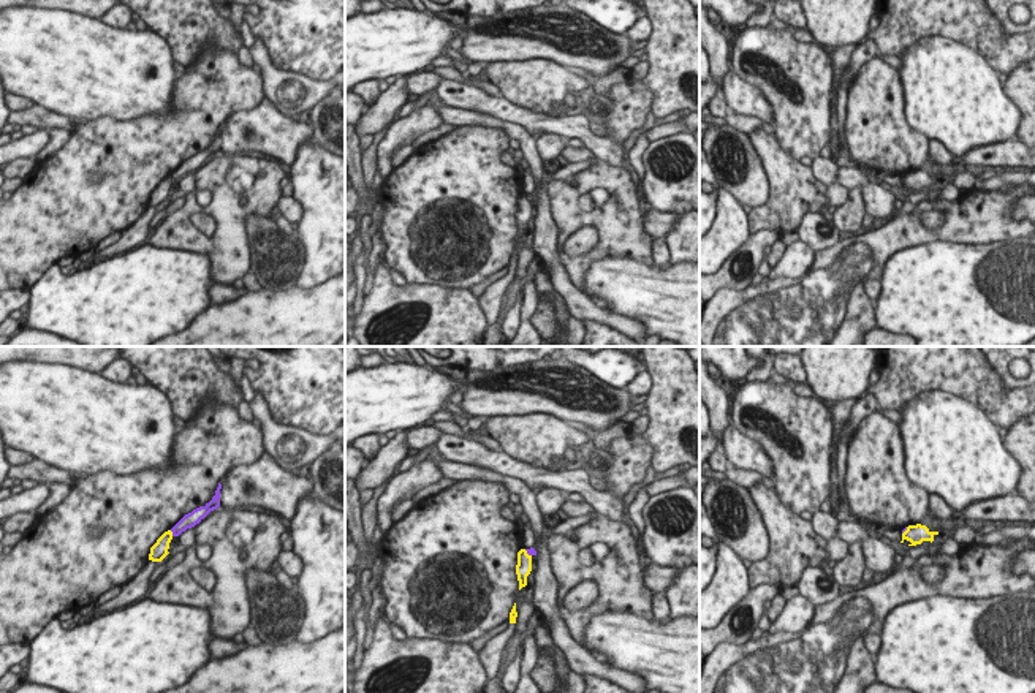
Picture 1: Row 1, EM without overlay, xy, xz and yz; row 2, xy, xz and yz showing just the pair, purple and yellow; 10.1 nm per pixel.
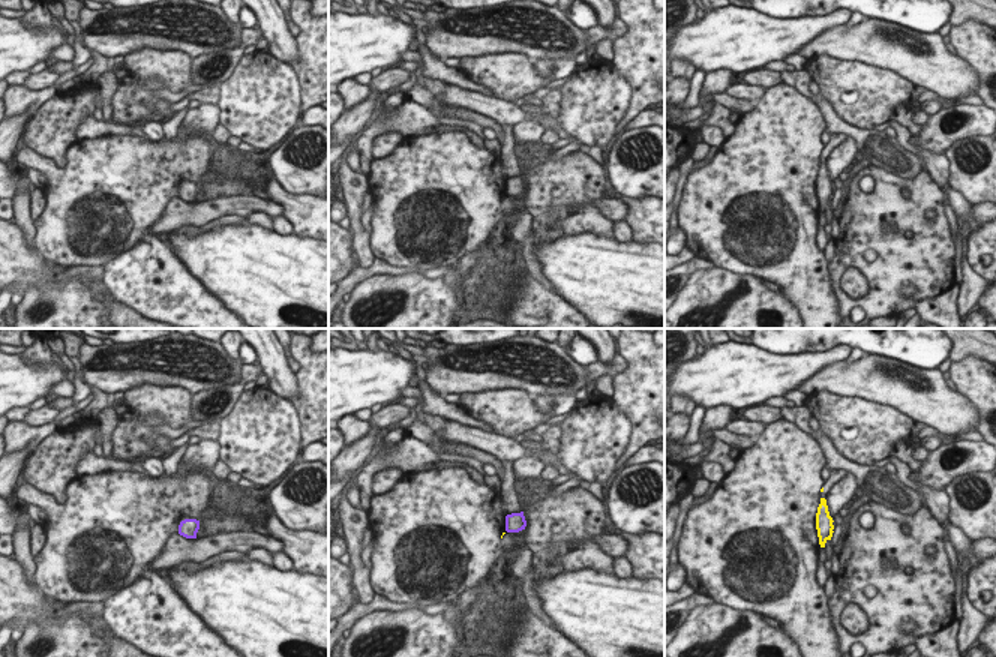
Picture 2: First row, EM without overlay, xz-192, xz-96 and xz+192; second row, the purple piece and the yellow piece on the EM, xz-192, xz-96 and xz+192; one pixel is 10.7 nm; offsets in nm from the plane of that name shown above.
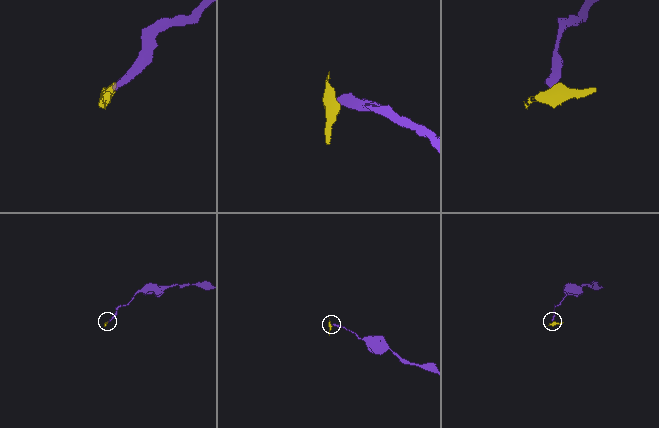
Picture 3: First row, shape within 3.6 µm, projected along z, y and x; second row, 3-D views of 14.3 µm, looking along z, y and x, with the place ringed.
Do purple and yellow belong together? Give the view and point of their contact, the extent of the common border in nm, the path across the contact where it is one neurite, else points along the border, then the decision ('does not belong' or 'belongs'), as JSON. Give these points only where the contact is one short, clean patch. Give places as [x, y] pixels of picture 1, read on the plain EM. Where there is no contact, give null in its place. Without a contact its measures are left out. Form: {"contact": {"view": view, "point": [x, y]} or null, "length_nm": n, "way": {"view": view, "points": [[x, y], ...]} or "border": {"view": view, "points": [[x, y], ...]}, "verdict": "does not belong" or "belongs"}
{"contact": {"view": "xy", "point": [173, 179]}, "length_nm": 70, "border": {"view": "xy", "points": [[170, 176], [173, 181]]}, "verdict": "does not belong"}

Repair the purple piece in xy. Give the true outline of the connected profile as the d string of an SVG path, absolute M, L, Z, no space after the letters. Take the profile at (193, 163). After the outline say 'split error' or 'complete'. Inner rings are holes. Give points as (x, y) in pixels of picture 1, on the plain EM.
M218 128L218 133L215 136L215 141L212 142L212 146L209 149L206 149L204 152L199 152L196 155L193 155L191 158L185 160L172 174L172 182L179 182L182 177L185 177L187 174L195 172L196 169L199 169L210 157L217 155L220 152L220 134L222 130Z; complete

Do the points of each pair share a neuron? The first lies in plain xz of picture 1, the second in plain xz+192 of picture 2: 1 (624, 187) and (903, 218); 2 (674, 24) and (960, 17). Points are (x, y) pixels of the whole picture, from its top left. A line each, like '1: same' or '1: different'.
1: same
2: different

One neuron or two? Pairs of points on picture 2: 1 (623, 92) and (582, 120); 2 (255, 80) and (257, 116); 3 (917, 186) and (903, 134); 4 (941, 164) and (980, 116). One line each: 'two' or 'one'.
1: one
2: one
3: two
4: two

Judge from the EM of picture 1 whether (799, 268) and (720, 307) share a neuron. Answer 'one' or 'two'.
two

